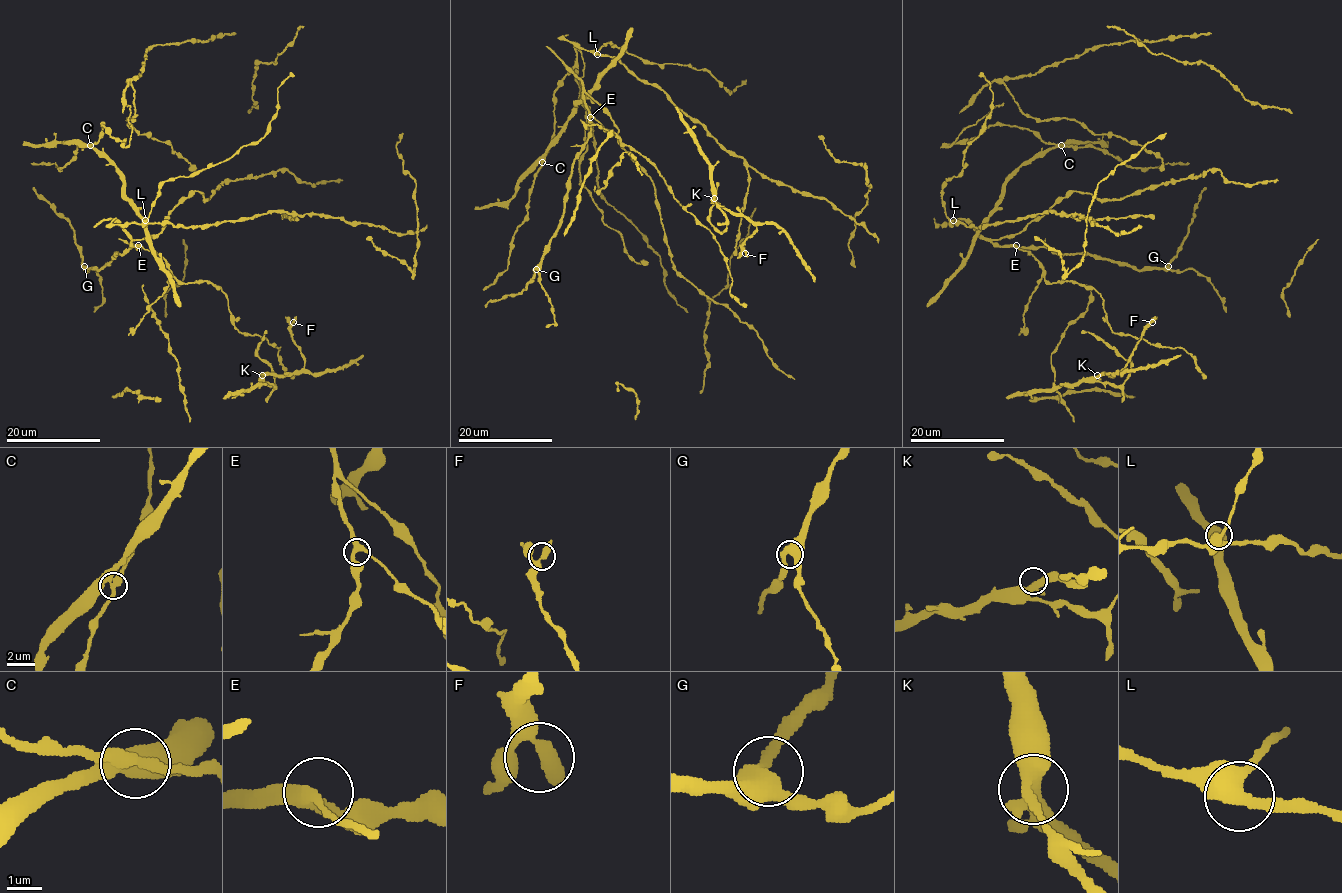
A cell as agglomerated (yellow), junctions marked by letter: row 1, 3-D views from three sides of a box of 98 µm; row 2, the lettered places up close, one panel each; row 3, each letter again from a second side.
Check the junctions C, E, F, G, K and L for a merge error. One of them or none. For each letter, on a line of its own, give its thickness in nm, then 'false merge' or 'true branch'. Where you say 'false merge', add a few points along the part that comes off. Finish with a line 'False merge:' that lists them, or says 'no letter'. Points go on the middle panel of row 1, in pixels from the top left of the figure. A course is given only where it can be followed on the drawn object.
C: 380 nm | true branch
E: 320 nm | true branch
F: 320 nm | true branch
G: 440 nm | true branch
K: 380 nm | true branch
L: 400 nm | true branch
False merge: no letter

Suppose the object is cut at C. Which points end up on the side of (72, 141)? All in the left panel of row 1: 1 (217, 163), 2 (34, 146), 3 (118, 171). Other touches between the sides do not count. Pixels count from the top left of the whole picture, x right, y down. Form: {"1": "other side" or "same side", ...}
{"1": "same side", "2": "same side", "3": "same side"}

